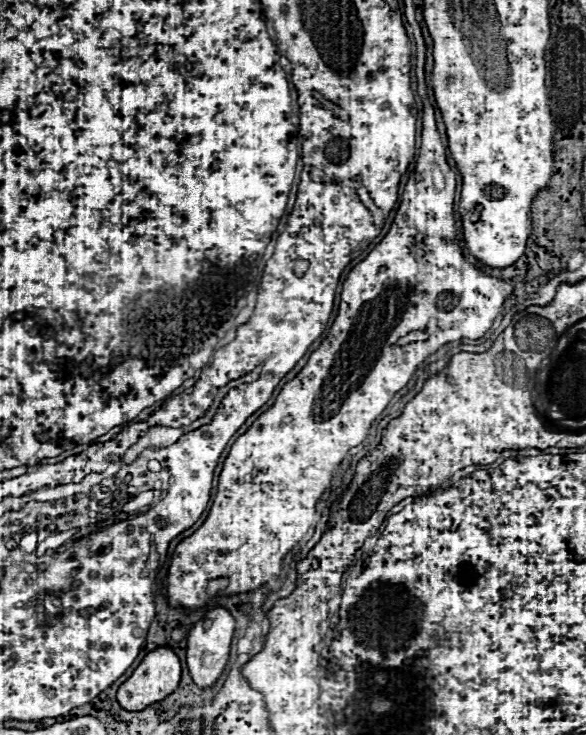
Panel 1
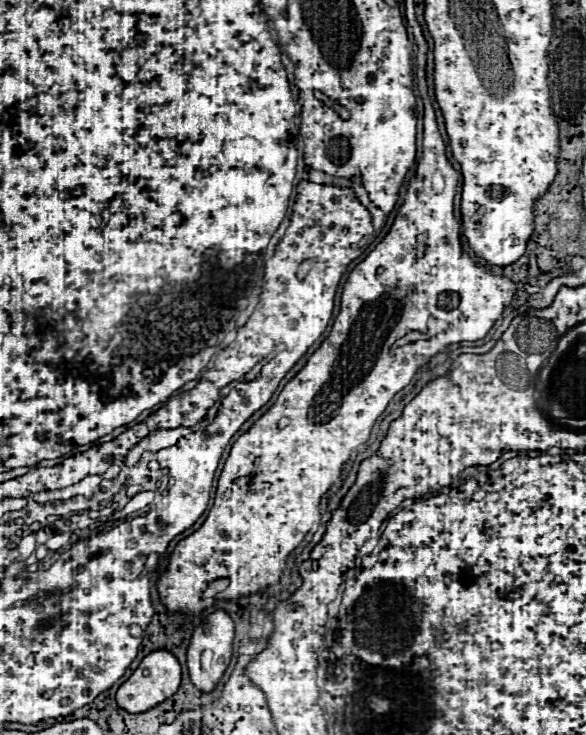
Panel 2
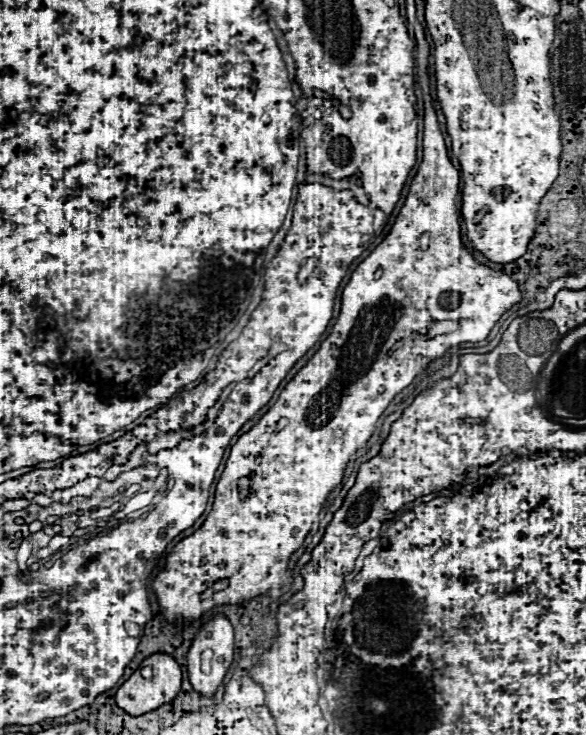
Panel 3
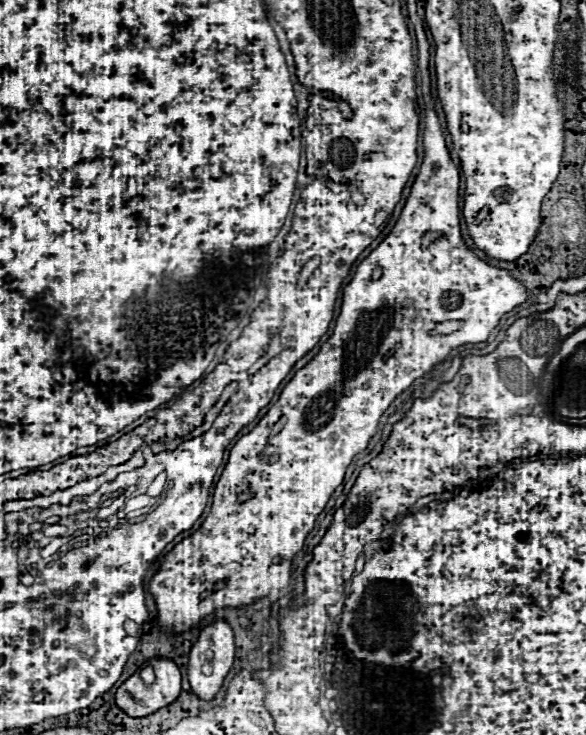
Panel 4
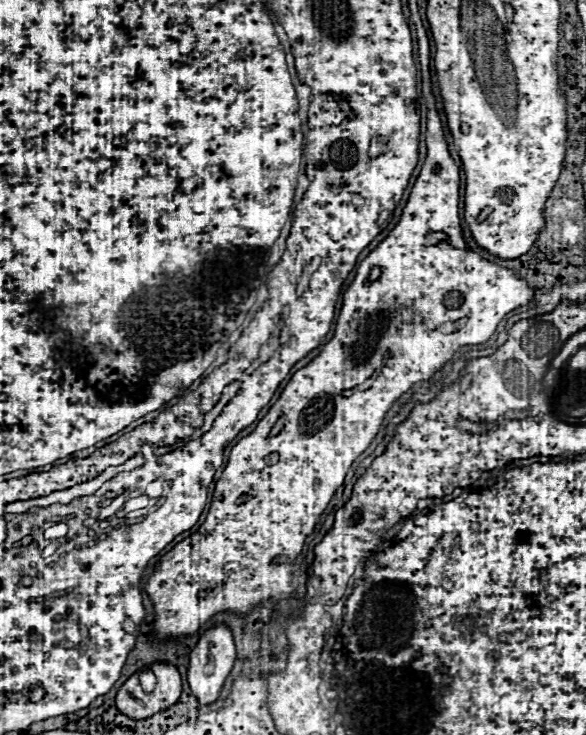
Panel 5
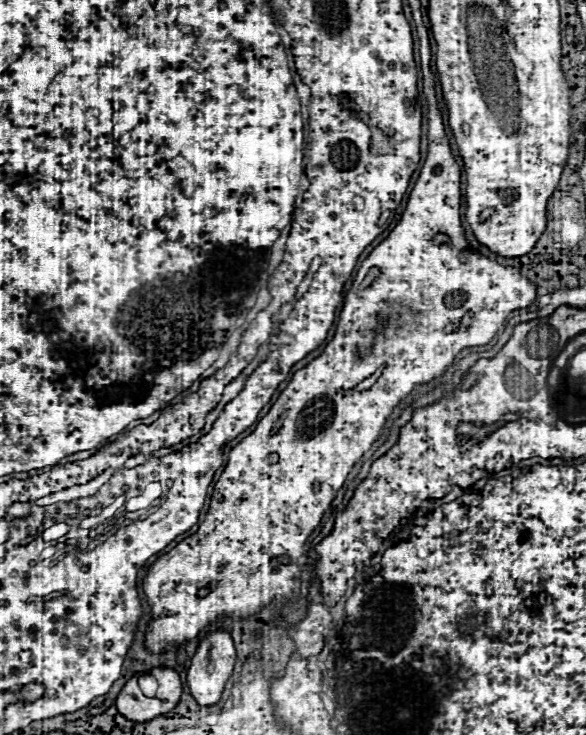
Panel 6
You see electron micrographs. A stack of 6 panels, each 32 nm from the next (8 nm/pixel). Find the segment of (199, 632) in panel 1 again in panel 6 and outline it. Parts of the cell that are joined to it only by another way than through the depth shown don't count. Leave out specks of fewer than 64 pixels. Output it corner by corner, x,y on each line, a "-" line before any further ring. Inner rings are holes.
208,632
200,640
188,670
188,686
200,706
212,706
220,700
224,684
232,674
234,662
236,652
230,632

